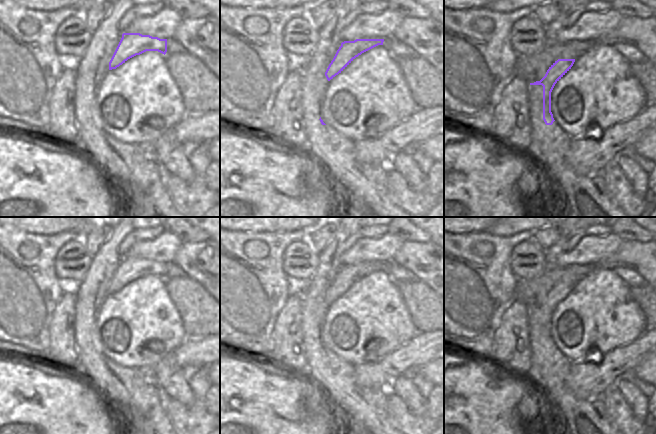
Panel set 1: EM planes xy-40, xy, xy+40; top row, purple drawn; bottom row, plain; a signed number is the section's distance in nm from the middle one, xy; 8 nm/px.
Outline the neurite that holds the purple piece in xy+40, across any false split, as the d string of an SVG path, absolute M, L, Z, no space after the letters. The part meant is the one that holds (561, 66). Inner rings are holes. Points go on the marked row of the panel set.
M558 59L547 70L545 76L530 85L543 86L543 120L546 125L555 121L551 112L551 92L555 84L571 69L575 59Z

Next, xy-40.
M123 33L109 62L109 70L116 69L128 59L146 51L158 51L165 55L167 52L167 39L140 33Z

